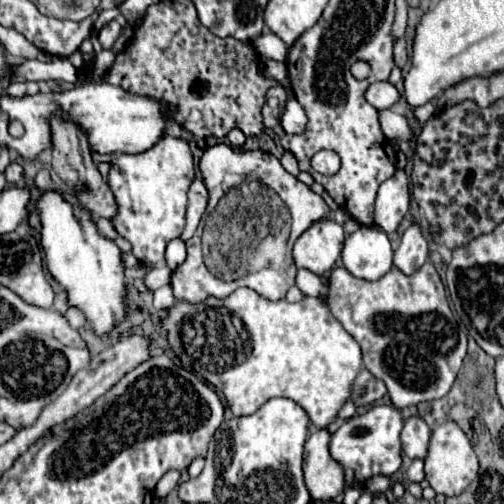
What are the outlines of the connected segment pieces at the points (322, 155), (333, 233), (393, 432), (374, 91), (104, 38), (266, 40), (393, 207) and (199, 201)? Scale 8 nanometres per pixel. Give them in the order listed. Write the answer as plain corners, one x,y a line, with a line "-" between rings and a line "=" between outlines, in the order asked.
321,150
313,156
311,160
311,166
325,174
325,176
331,176
331,174
337,174
339,172
339,156
333,152
333,150
=
321,218
297,238
293,246
293,260
297,268
307,268
321,276
333,270
341,256
343,240
343,228
333,218
=
375,404
367,412
345,420
331,436
331,456
343,466
347,488
363,484
367,478
385,474
391,476
401,466
401,432
403,418
397,408
=
377,82
377,84
369,86
365,98
377,110
385,110
385,108
391,108
401,98
401,94
397,92
397,88
393,84
389,84
389,82
=
111,20
109,24
105,24
105,26
101,28
99,42
103,44
103,48
111,48
119,36
121,36
121,24
119,24
117,20
=
275,34
259,36
257,40
253,40
253,48
255,48
255,52
261,60
273,58
273,60
279,60
279,62
285,62
285,52
289,50
287,44
=
397,170
389,180
385,180
377,190
375,202
375,226
381,230
395,232
399,222
409,210
409,178
405,170
=
195,180
189,188
189,206
187,206
187,224
185,230
181,234
181,240
189,240
195,232
195,228
199,226
199,220
205,212
207,206
207,188
203,184
203,180

